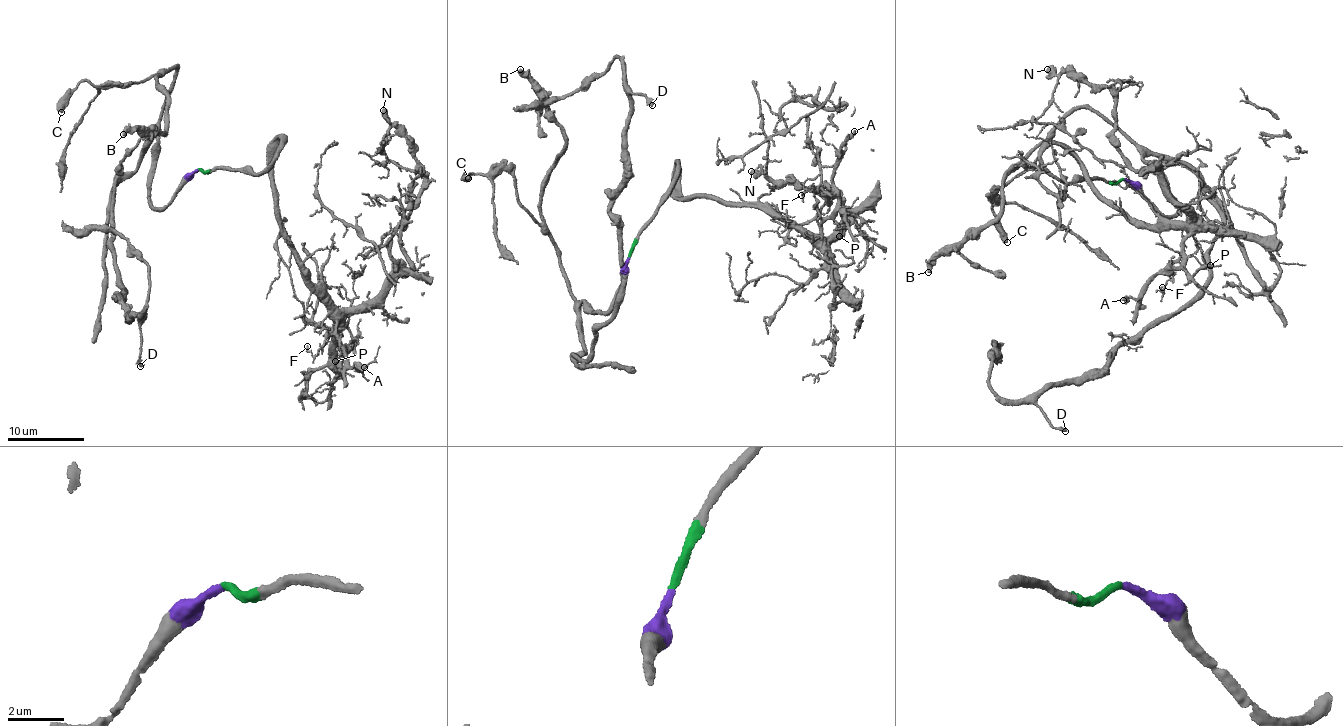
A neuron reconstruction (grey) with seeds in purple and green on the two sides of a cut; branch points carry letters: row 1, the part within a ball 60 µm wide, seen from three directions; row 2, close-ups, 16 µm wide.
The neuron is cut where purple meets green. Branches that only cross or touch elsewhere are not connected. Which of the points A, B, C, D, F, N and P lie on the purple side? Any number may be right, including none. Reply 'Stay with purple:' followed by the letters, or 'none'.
Stay with purple: B, C, D

